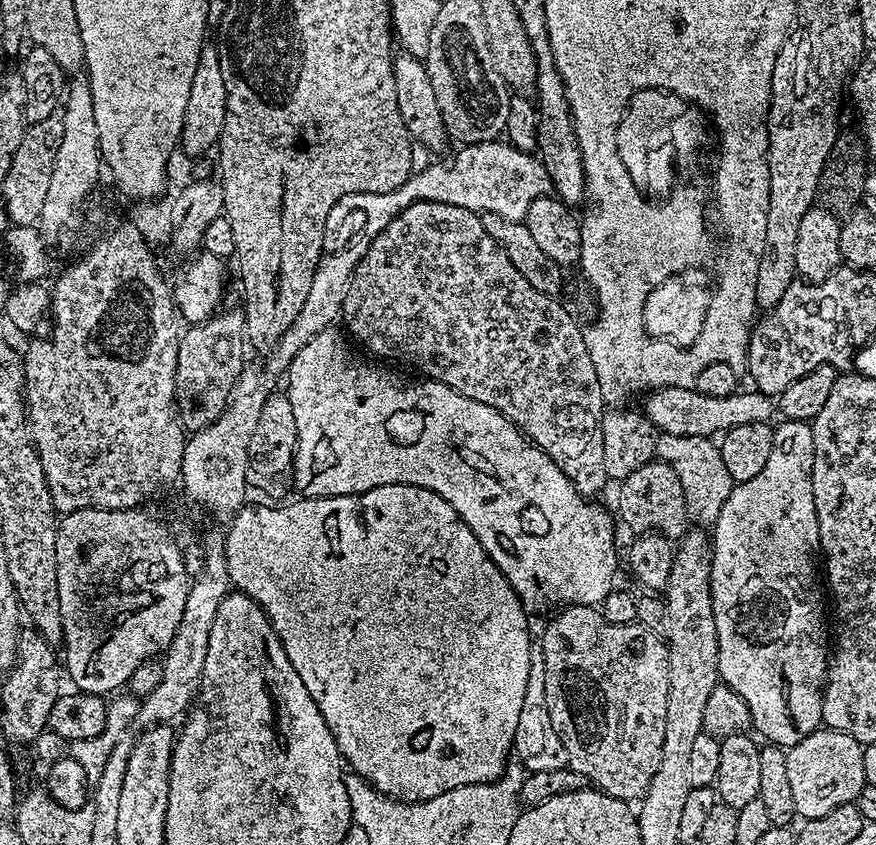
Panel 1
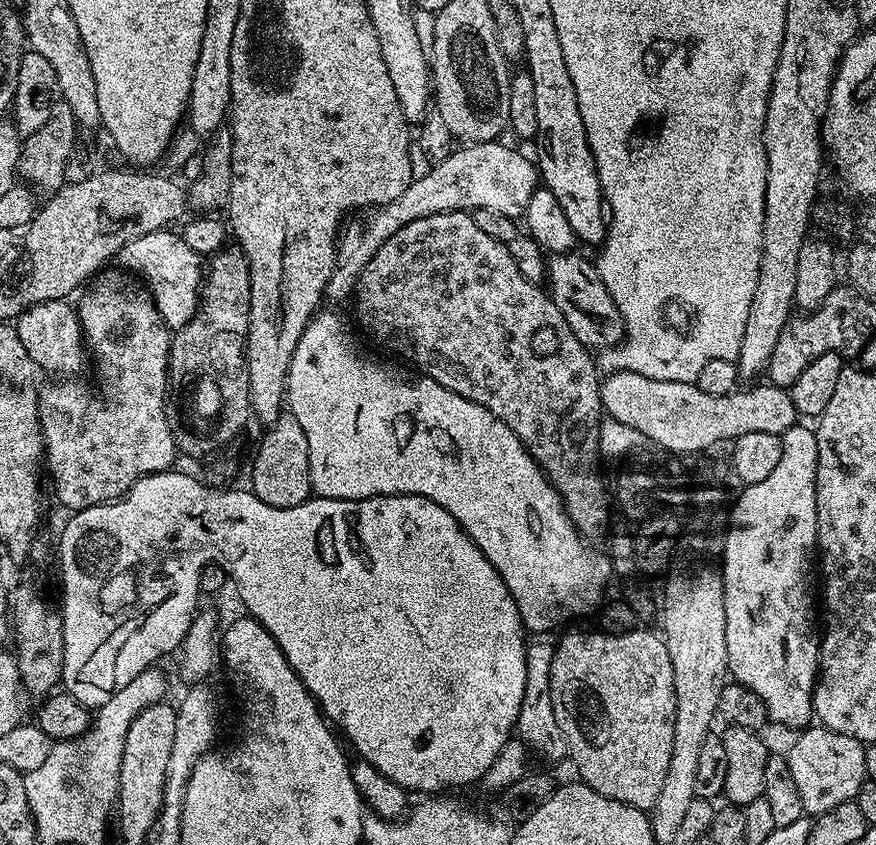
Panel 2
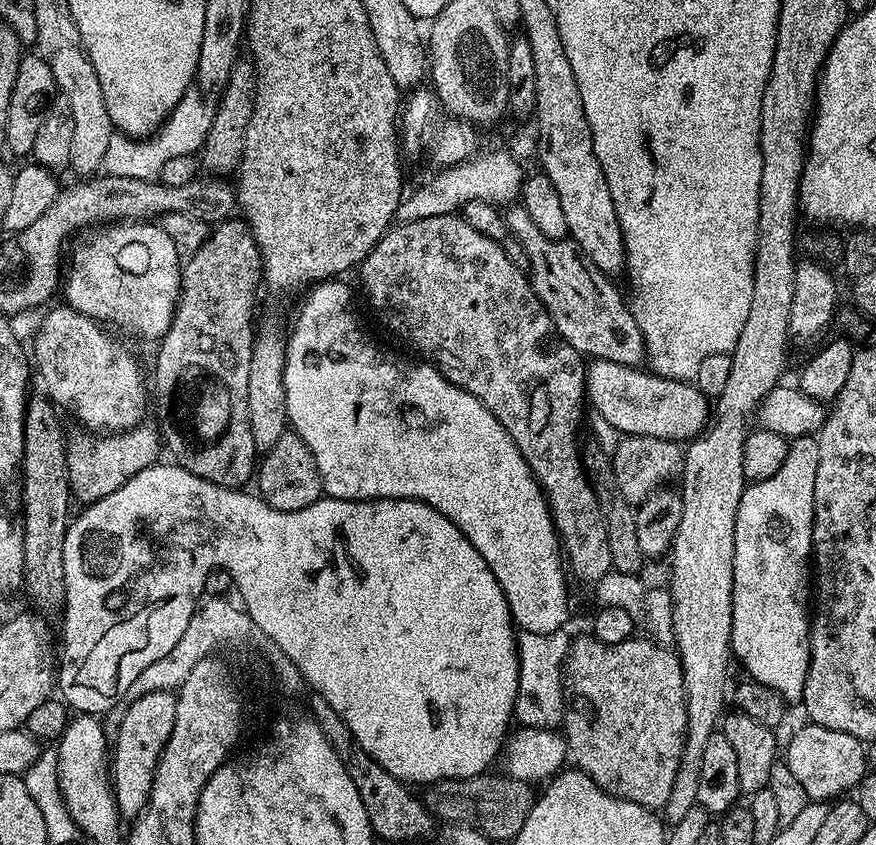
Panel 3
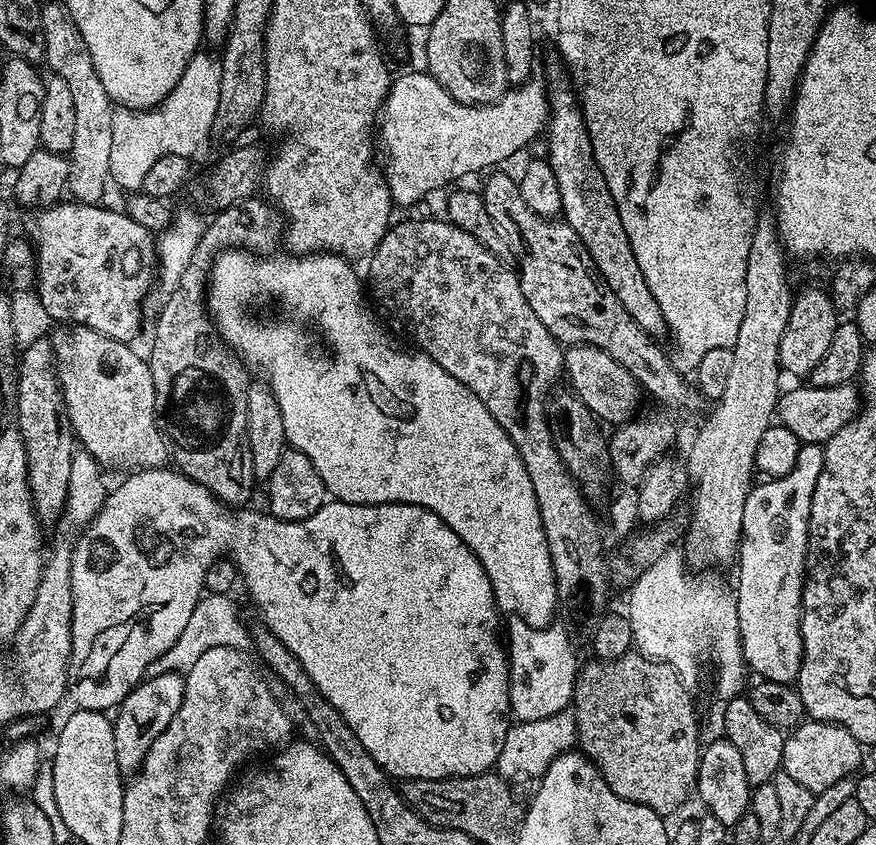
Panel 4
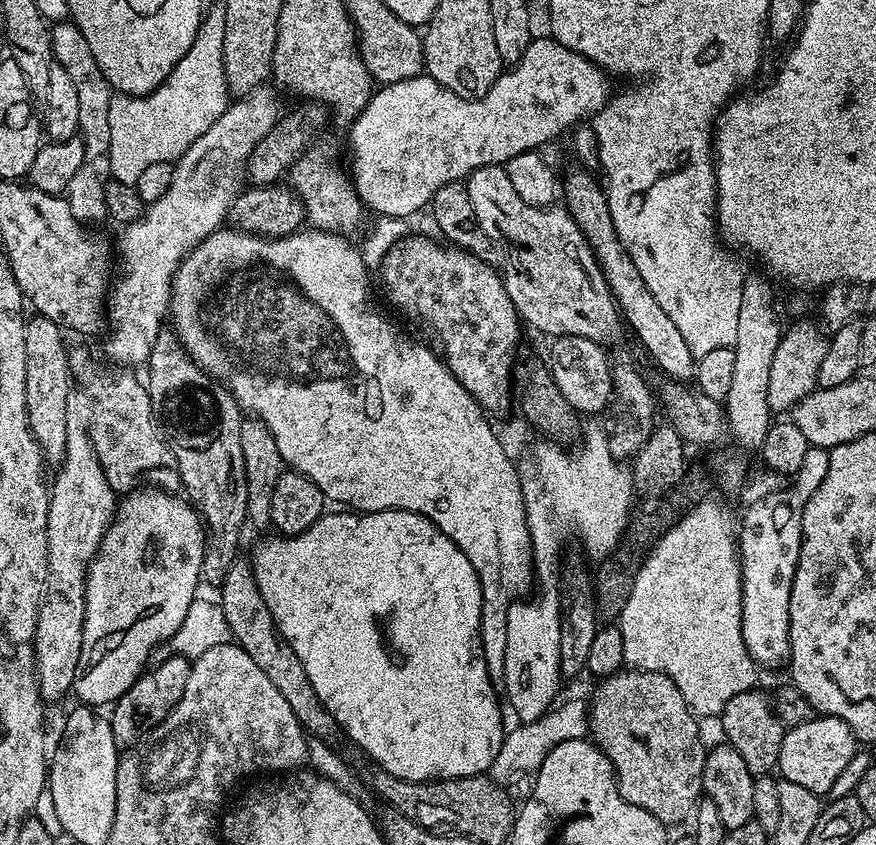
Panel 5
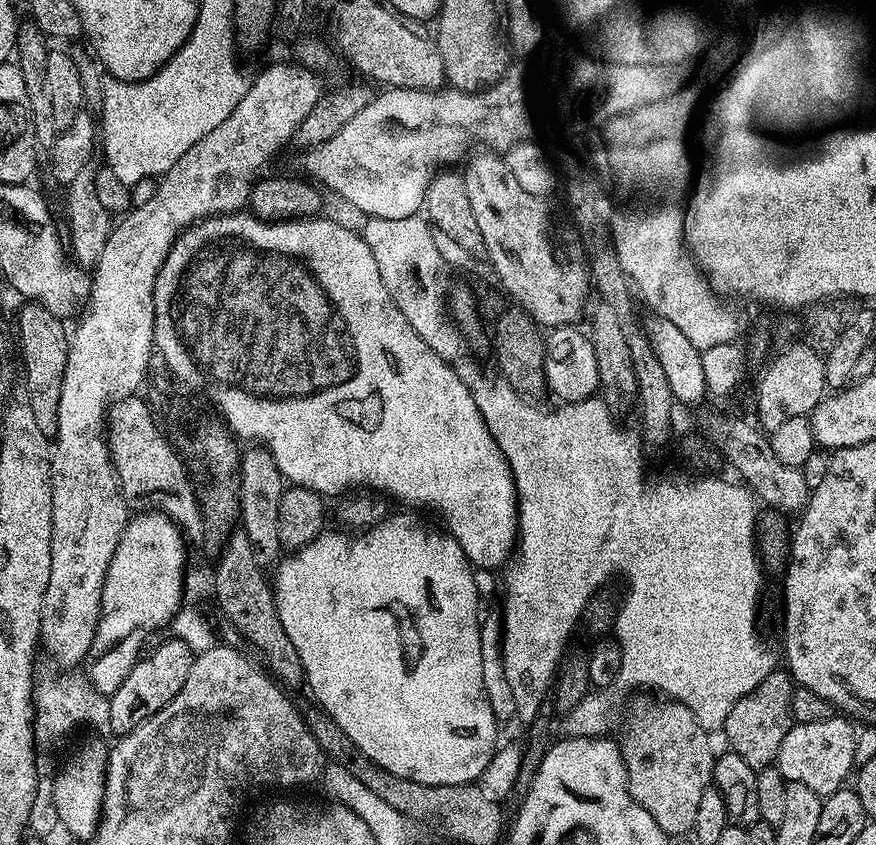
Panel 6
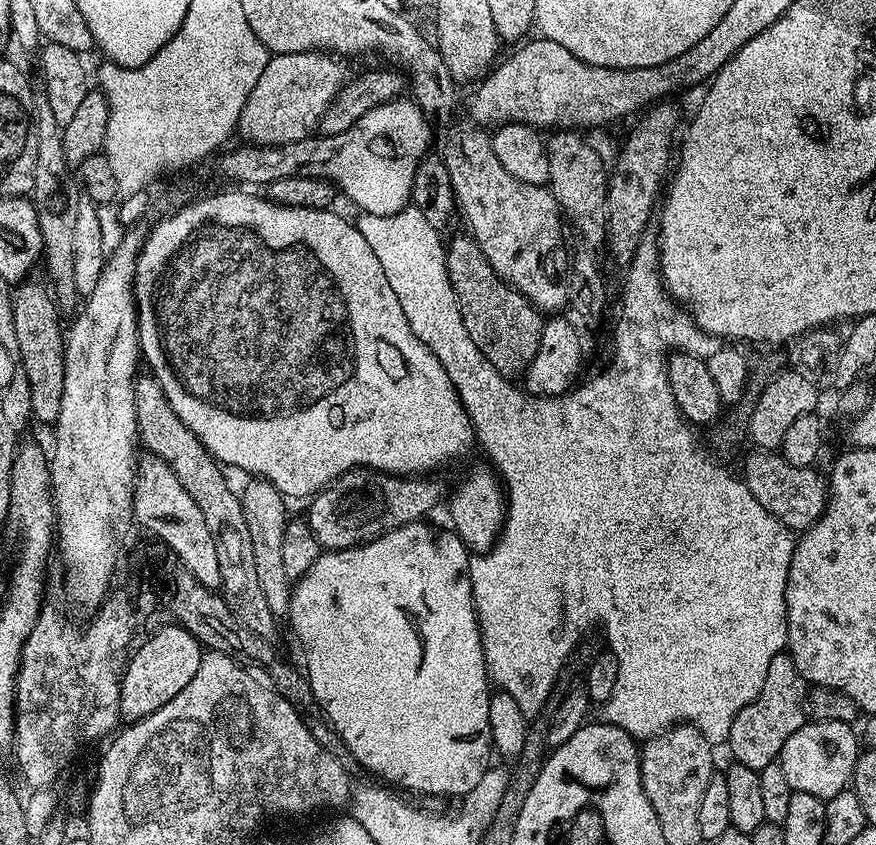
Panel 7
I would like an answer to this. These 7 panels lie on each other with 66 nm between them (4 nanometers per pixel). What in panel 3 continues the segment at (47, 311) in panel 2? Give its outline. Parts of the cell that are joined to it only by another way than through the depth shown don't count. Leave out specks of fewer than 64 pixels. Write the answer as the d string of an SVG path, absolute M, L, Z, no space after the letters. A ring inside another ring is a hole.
M65 304L52 309L43 320L34 340L32 360L44 384L43 391L57 407L72 410L85 429L92 432L128 431L143 420L146 404L144 378L135 358L110 338L97 321L79 314Z

